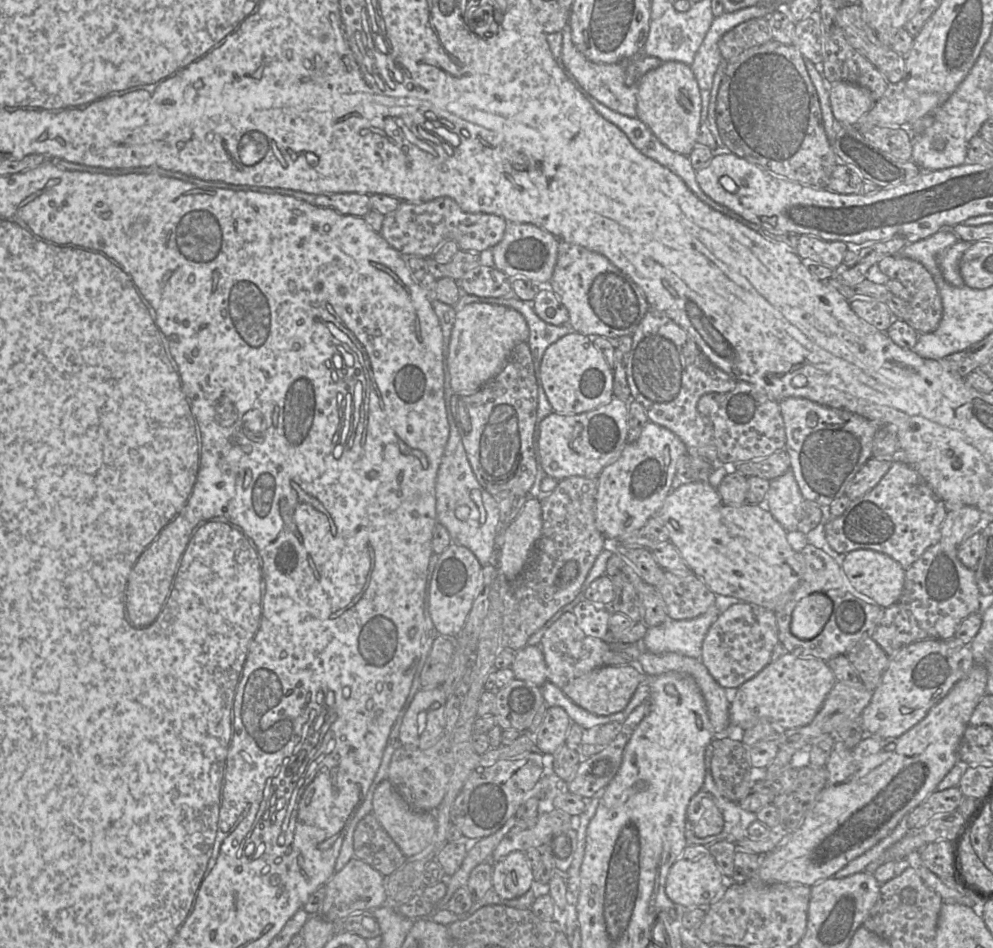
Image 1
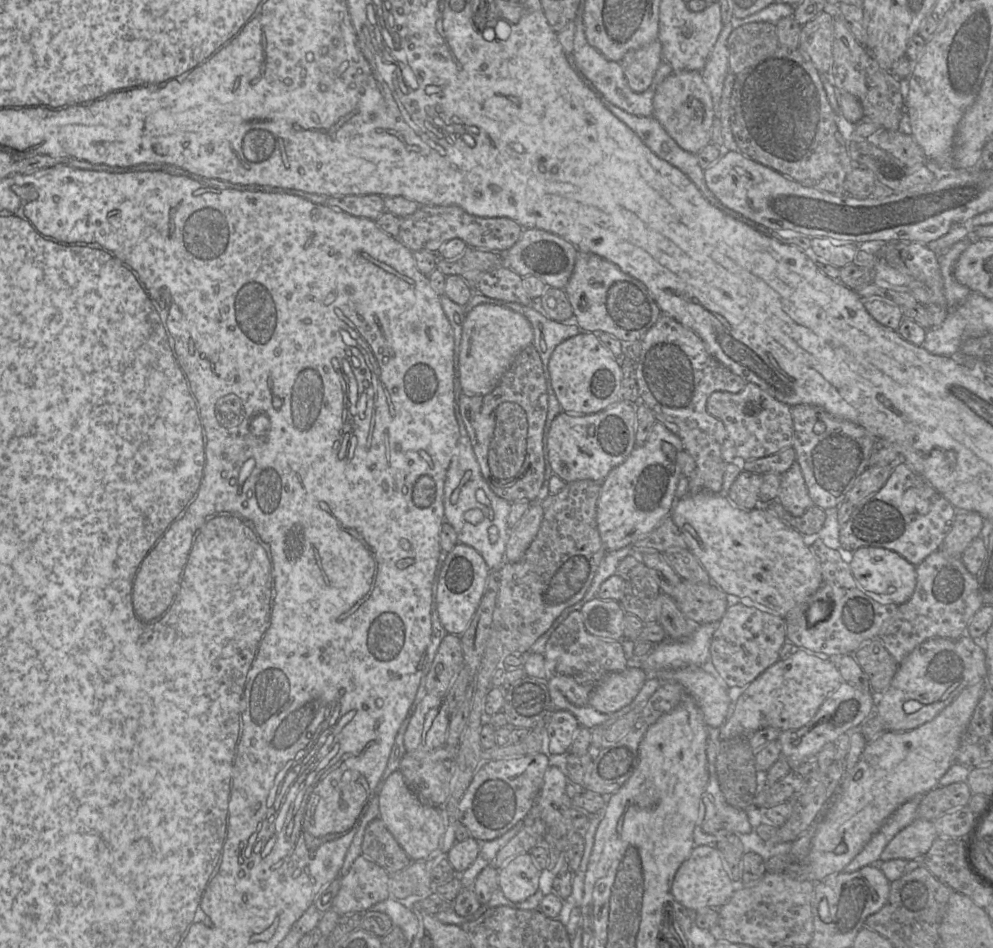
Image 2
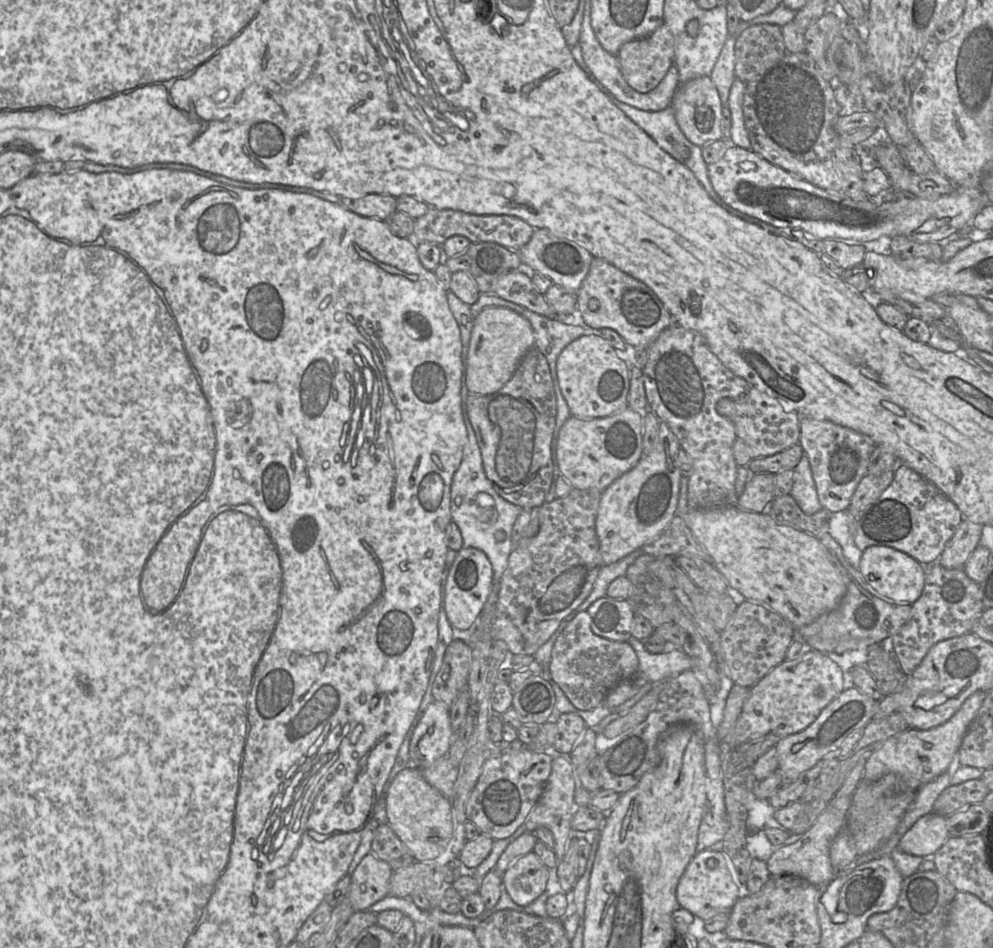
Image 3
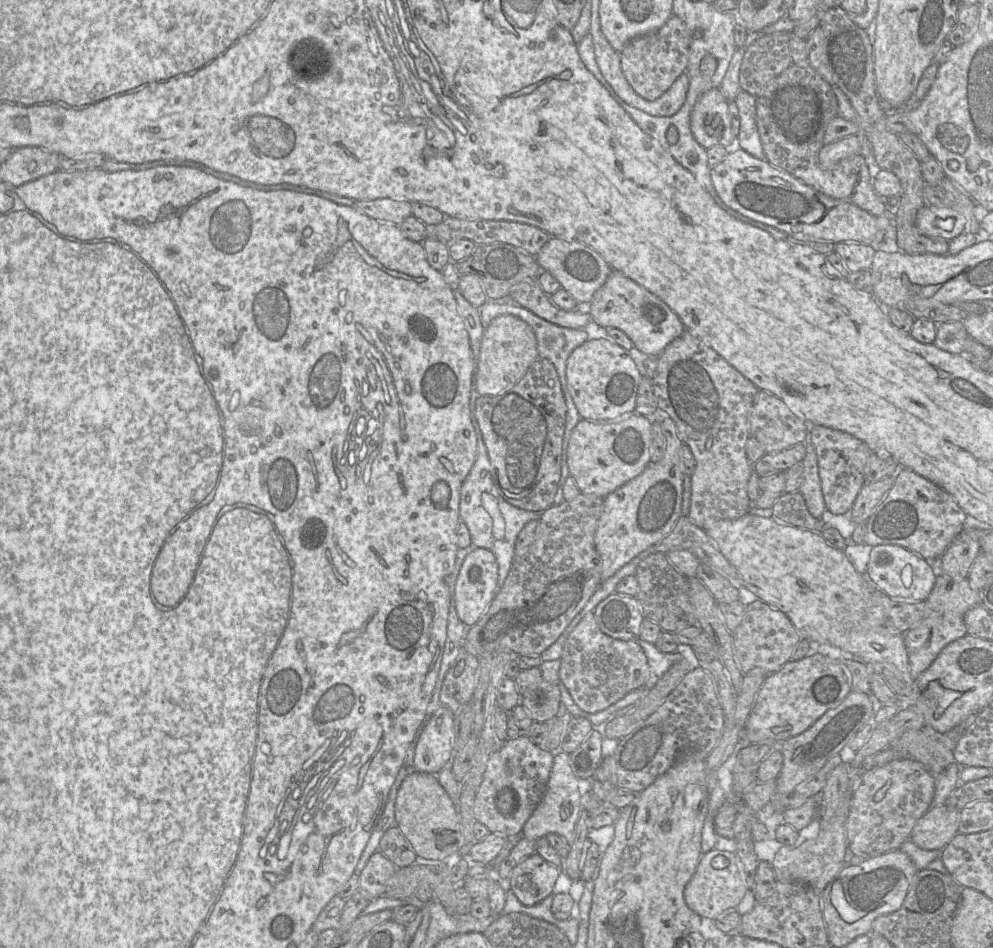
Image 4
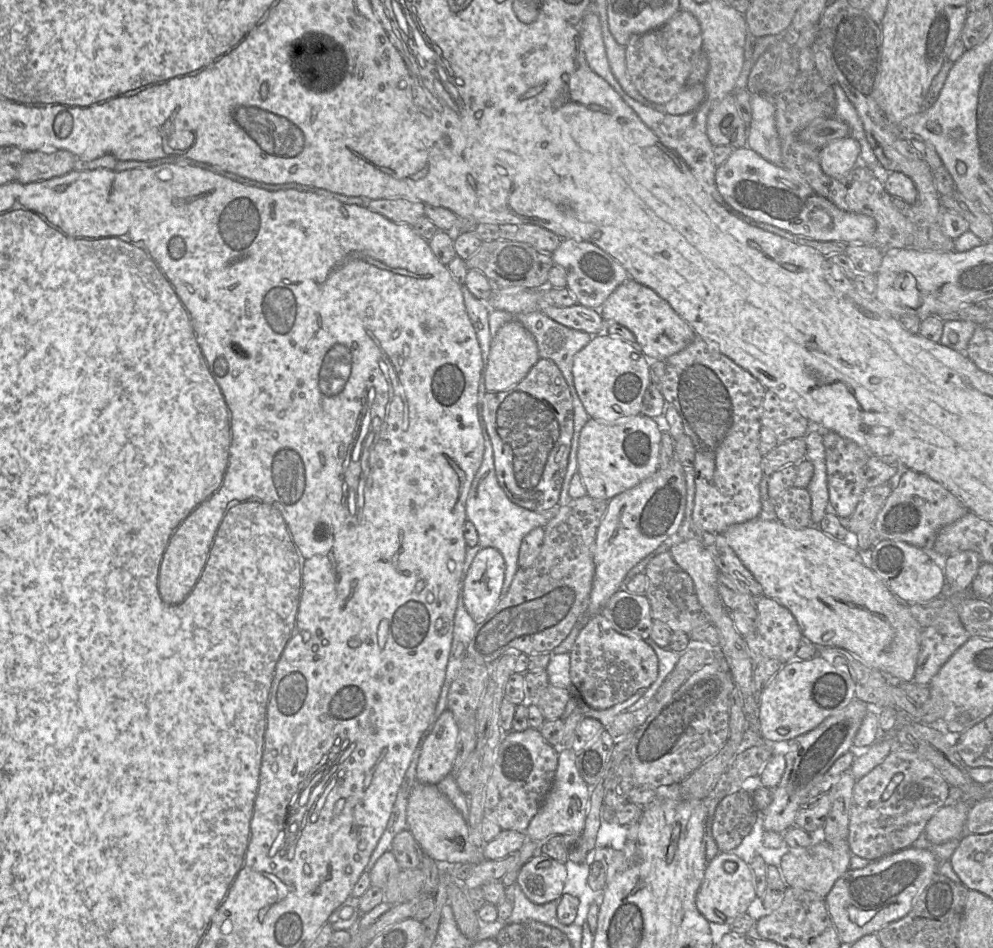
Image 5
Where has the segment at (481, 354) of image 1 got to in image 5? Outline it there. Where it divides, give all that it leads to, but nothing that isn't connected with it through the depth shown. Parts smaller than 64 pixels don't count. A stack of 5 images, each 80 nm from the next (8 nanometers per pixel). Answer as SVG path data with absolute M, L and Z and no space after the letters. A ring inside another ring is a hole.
M517 321L507 322L492 337L488 361L483 371L487 392L501 392L519 383L539 360L539 352L532 334Z

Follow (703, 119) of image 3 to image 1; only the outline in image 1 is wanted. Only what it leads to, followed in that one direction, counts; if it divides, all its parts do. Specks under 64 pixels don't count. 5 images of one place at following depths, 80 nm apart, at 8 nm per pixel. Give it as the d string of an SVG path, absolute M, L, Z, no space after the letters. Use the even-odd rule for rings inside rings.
M677 61L663 62L644 74L636 87L636 117L668 149L689 156L697 145L702 113L700 89L690 66Z

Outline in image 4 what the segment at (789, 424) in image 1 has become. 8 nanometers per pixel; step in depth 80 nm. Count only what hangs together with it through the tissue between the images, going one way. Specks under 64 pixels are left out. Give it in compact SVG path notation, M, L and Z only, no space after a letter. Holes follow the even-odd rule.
M810 425L808 438L815 448L826 509L833 515L849 513L864 485L865 468L872 450L864 441L848 433L819 425Z

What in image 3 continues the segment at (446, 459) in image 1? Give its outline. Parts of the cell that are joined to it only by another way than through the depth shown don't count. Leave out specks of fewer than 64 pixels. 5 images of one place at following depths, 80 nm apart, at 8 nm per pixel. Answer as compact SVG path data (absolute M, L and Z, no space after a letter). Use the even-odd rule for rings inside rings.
M468 414L464 419L467 430L467 443L459 468L456 470L451 485L451 518L459 527L463 539L463 547L473 547L483 551L488 557L496 579L501 579L508 566L511 552L514 550L512 530L522 508L506 501L494 490L487 478L475 432ZM494 532L504 532L505 538L498 541Z

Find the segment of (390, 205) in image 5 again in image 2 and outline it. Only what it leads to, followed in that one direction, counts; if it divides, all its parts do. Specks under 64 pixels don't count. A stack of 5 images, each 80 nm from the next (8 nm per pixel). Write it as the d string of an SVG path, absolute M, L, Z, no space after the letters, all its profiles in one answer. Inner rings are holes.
M280 187L275 188L275 192L277 193L283 191L298 193L298 196L306 198L311 202L333 207L354 216L369 218L373 221L386 211L384 196L377 193L330 196L305 192L297 189L281 189Z

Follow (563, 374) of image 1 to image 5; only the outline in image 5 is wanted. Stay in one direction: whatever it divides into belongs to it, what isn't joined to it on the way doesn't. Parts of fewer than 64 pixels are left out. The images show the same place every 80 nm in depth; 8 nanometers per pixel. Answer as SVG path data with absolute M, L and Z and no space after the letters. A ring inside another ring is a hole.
M607 334L593 336L591 341L576 353L572 367L574 387L590 418L612 422L624 417L634 417L641 414L643 396L651 384L649 361L637 342L630 343L619 336ZM614 406L619 406L620 412L616 412Z

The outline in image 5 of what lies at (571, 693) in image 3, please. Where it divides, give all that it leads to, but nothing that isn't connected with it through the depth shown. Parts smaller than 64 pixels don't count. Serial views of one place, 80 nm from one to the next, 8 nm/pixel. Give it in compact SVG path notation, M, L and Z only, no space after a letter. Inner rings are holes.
M602 615L592 616L580 630L570 655L570 678L580 698L595 710L620 704L658 677L658 657L647 642L615 631Z

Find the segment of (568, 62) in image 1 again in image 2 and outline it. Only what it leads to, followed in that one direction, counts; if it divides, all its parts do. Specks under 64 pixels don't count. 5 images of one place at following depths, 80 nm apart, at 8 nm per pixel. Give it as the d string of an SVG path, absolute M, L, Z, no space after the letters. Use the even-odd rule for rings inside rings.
M581 2L579 10L576 12L574 22L576 24L576 32L573 42L573 64L580 74L590 83L597 93L605 100L618 106L628 113L637 116L652 116L653 114L653 97L658 85L660 85L666 77L674 72L673 67L666 61L662 61L655 73L652 85L644 92L637 93L631 90L624 76L623 68L620 62L611 61L605 58L598 50L592 47L585 36L583 23L583 7Z

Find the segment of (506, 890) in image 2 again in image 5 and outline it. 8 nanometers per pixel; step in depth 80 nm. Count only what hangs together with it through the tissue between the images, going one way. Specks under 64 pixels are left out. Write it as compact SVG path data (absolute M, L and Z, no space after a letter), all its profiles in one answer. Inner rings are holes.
M538 853L521 867L517 884L530 901L545 904L563 896L567 875L565 864Z

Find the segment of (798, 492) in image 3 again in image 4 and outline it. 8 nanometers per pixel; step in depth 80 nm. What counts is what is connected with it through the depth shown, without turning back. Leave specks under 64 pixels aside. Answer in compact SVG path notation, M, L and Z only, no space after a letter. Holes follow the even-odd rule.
M808 431L804 444L806 449L802 461L804 480L799 492L805 500L809 513L814 518L821 518L826 507L818 473L817 456L815 448L808 438Z

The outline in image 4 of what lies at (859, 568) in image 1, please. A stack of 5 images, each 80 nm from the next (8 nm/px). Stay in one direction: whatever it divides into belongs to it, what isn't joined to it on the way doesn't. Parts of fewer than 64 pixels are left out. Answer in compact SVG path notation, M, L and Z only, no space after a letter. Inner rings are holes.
M891 544L872 548L866 574L890 599L899 603L925 601L936 580L932 567L925 559L906 548Z

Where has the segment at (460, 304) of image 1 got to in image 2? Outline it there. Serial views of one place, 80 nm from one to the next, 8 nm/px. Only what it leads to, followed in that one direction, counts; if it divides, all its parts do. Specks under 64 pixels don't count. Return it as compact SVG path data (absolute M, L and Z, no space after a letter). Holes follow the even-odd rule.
M474 292L469 301L461 306L465 313L467 313L479 304L493 304L509 308L523 315L530 322L534 333L532 346L534 346L540 355L546 379L550 379L548 362L556 346L570 337L586 332L578 325L566 325L547 318L539 312L539 301L534 301L532 306L525 306L516 302L489 298L478 292Z

